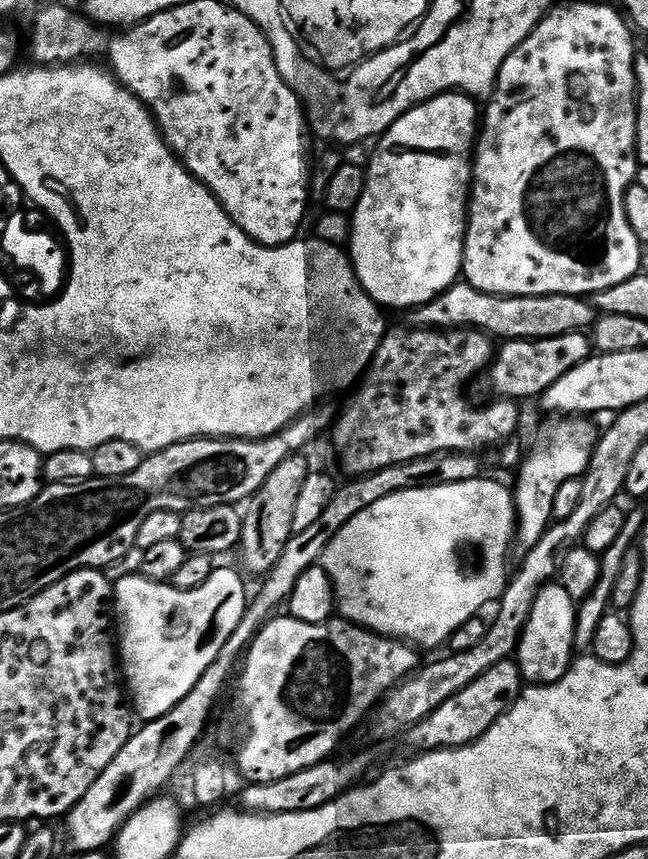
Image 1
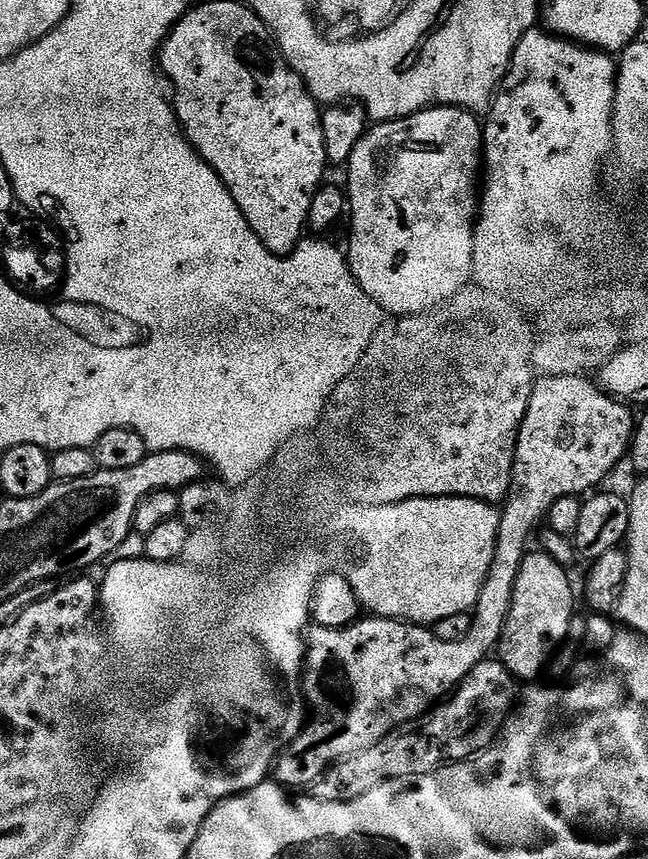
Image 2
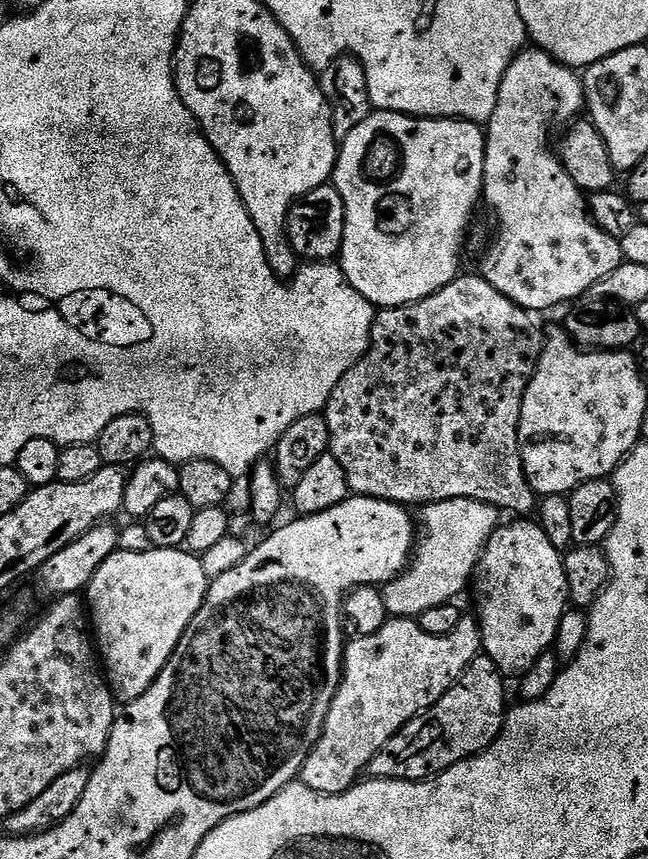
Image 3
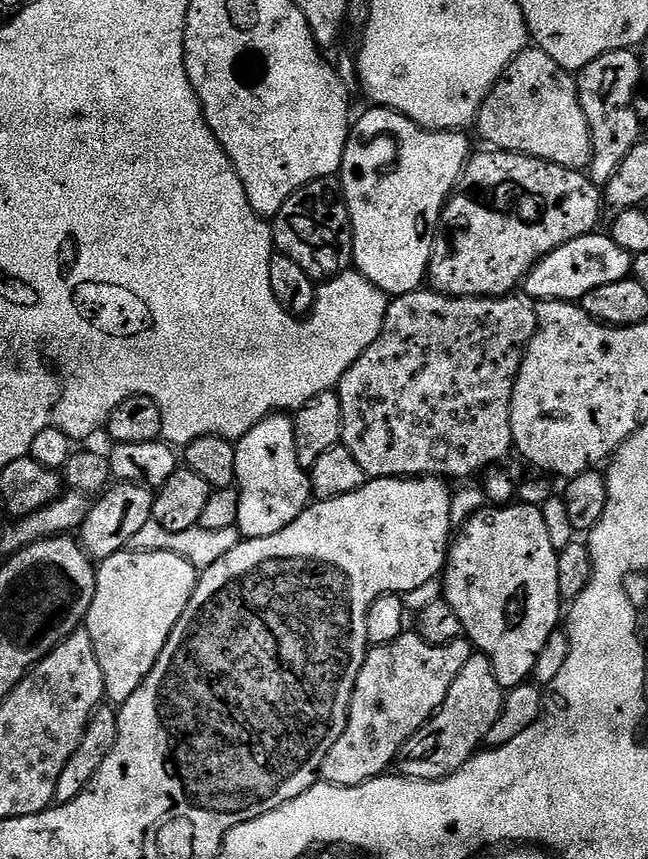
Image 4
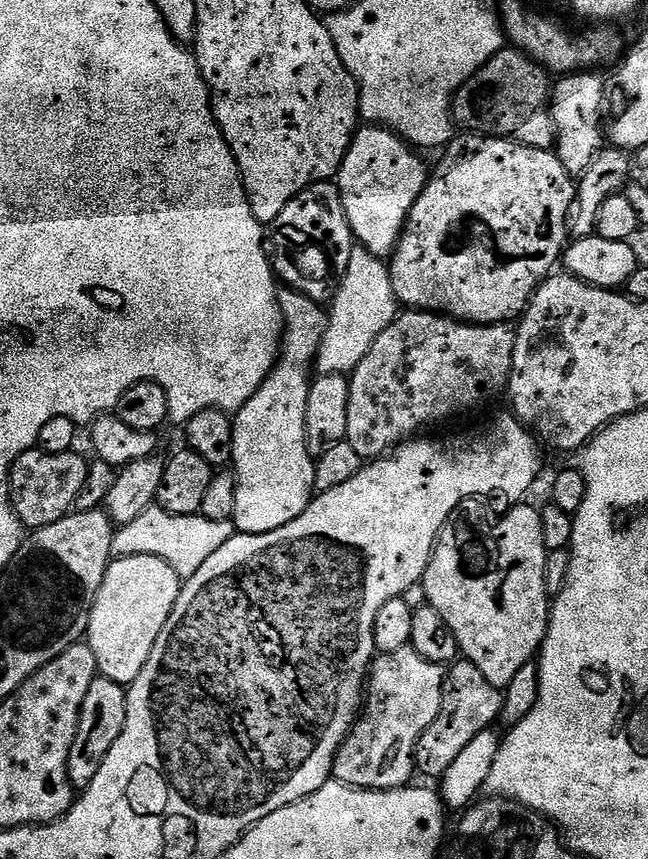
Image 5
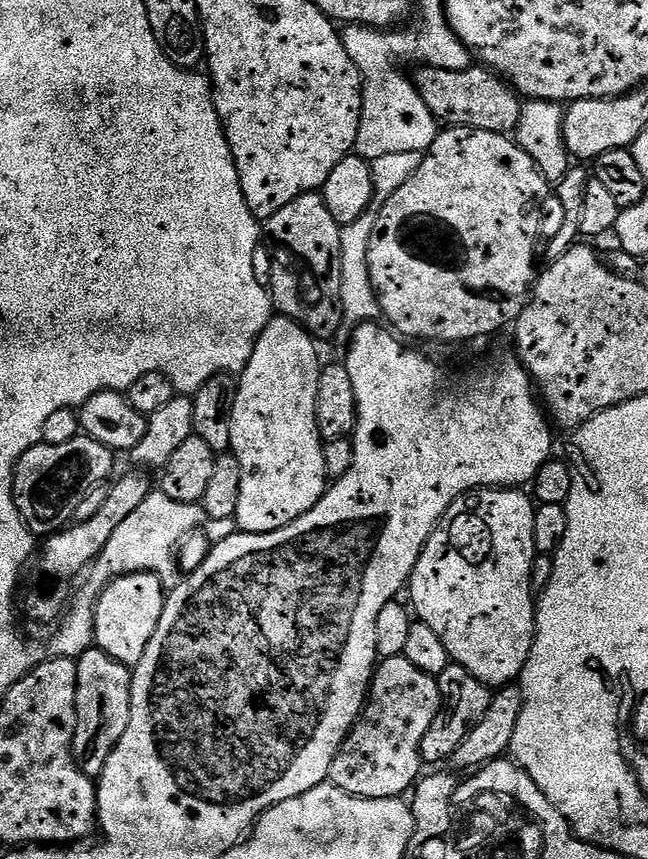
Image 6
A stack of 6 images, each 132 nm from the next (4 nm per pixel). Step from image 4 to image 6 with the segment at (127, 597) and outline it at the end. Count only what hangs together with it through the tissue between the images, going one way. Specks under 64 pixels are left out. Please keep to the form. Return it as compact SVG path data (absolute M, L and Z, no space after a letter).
M135 572L113 580L96 601L96 639L95 647L101 648L110 658L129 666L135 666L146 654L154 630L162 618L166 589L159 576L150 572Z

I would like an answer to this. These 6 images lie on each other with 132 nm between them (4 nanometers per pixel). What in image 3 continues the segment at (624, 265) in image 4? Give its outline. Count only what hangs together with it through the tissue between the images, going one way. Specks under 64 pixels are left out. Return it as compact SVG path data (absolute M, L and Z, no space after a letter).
M528 46L502 78L494 114L486 125L482 200L492 207L500 229L484 256L482 275L518 306L541 314L579 296L587 297L595 284L622 263L619 239L600 229L585 209L560 200L540 204L540 184L572 184L564 163L548 145L548 131L559 124L571 125L585 108L581 73L560 64L550 53Z

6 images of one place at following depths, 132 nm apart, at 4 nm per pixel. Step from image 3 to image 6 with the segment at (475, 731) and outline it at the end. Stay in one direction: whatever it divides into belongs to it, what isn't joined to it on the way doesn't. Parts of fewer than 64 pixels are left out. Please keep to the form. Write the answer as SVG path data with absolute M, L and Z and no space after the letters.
M451 662L446 666L446 670L442 670L438 683L440 685L440 709L430 730L426 730L426 738L422 738L420 747L421 761L425 765L436 764L432 766L443 765L440 764L443 760L444 763L451 761L454 750L462 746L462 742L472 732L472 728L484 719L493 698L493 693L487 684L478 682L478 678L470 674L470 670Z

